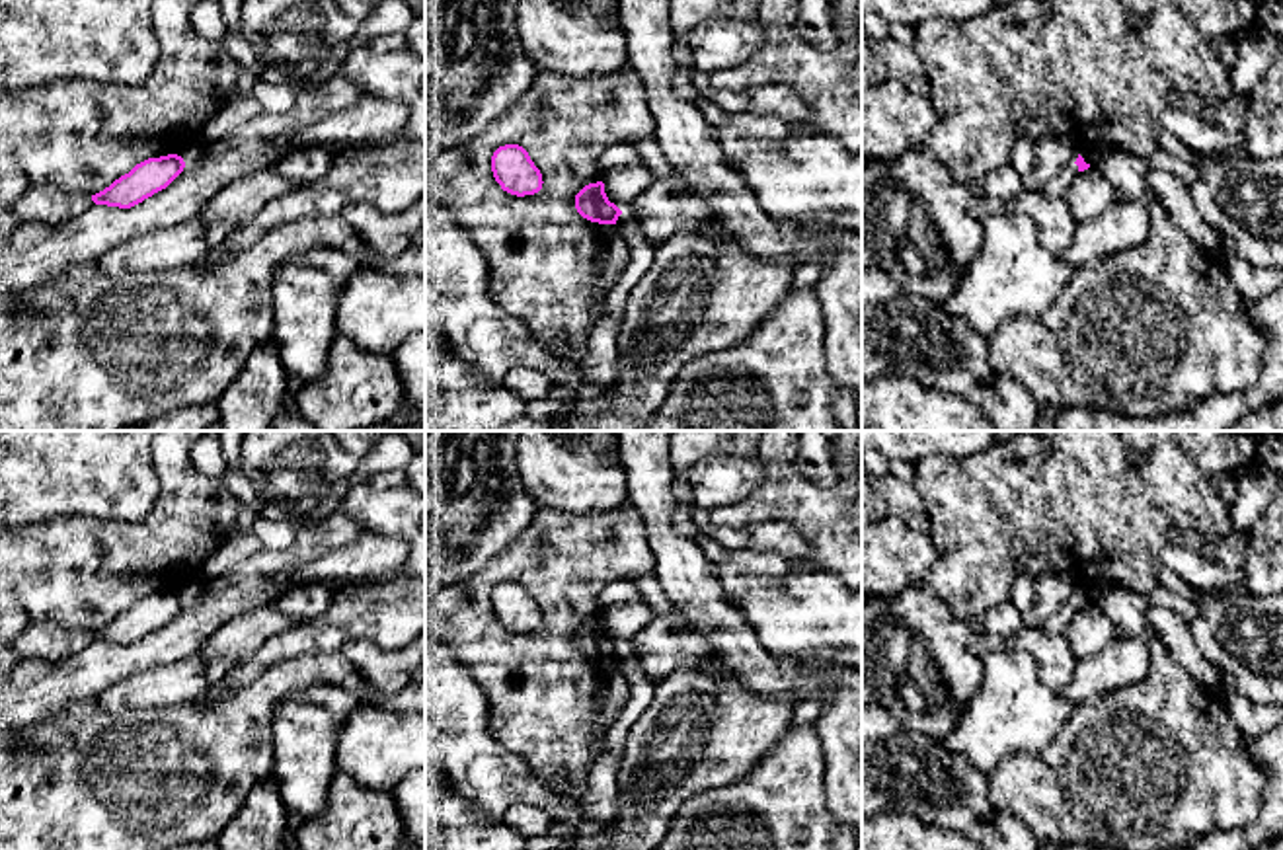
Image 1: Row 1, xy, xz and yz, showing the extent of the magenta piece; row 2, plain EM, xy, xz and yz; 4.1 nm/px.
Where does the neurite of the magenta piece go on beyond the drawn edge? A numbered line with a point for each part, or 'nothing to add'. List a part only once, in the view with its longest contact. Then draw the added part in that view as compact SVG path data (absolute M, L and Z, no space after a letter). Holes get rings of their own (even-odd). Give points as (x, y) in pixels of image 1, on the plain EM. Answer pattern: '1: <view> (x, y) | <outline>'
nothing to add

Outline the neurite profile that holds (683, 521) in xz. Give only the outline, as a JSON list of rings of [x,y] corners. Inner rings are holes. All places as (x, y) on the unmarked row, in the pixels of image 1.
[[[675,505],[673,524],[679,534],[692,540],[700,534],[692,521],[692,509],[686,505]]]

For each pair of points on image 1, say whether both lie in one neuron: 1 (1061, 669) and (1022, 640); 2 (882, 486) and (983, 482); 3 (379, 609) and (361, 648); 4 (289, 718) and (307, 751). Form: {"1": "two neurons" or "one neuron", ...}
{"1": "one neuron", "2": "two neurons", "3": "two neurons", "4": "one neuron"}

